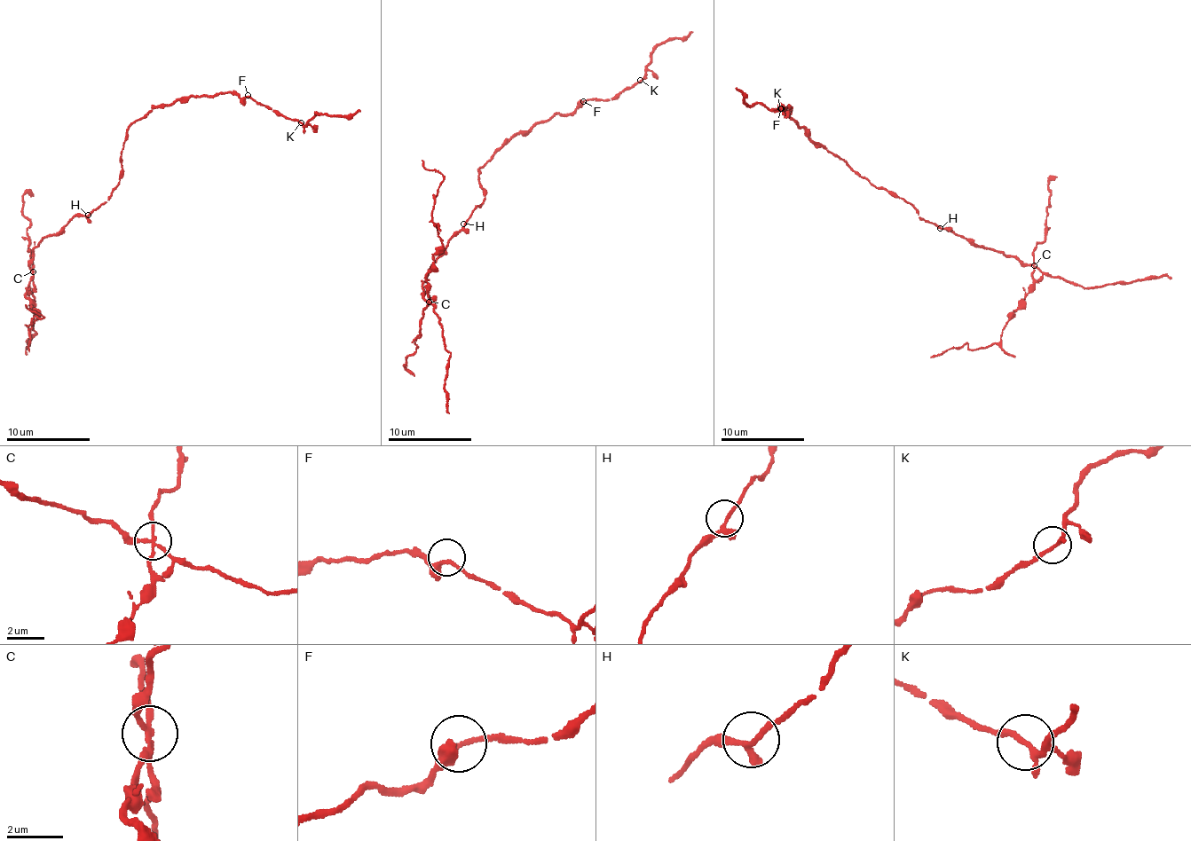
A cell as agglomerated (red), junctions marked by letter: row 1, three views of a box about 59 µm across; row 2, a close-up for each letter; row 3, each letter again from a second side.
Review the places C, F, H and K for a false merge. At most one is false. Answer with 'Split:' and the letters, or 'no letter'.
Split: C

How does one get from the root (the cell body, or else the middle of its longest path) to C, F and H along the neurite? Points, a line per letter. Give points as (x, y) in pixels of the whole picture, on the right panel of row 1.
C: (905, 202), (911, 202), (924, 219), (944, 230), (974, 240), (979, 246), (1003, 251), (1006, 257), (1034, 264)
F: (905, 202), (850, 170), (845, 161), (810, 140), (809, 133), (791, 115), (791, 109), (786, 112), (781, 108)
H: (905, 202), (911, 202), (920, 216), (940, 228)

